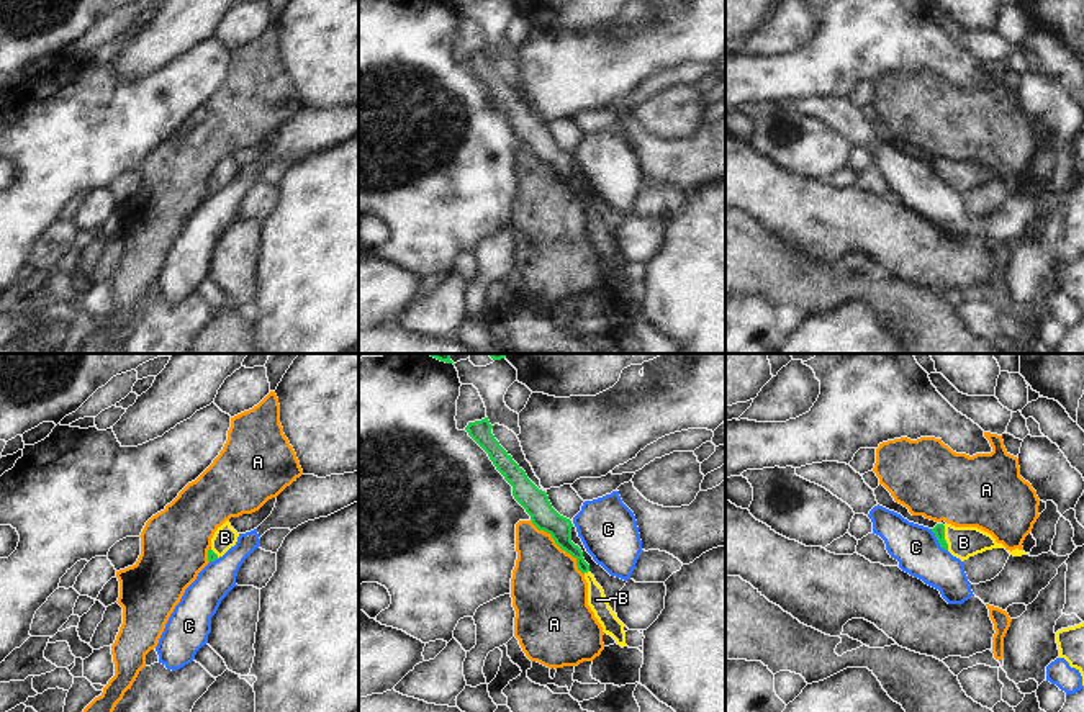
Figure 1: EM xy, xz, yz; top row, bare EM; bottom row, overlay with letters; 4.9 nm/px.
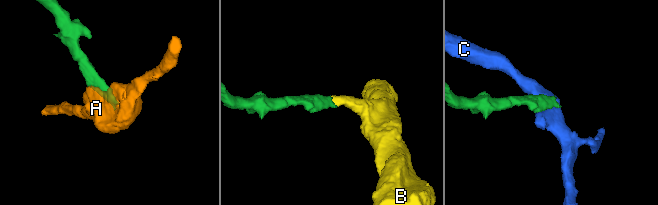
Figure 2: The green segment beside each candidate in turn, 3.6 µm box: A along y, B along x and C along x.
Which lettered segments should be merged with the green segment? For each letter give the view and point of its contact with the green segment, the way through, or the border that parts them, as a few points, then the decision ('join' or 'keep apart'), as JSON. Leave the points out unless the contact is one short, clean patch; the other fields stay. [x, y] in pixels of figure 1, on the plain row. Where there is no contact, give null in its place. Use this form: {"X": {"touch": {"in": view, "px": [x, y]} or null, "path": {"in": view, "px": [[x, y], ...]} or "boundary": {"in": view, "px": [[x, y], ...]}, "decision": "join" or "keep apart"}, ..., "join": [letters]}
{"A": {"touch": {"in": "xz", "px": [559, 179]}, "decision": "keep apart"}, "B": {"touch": {"in": "yz", "px": [943, 171]}, "path": {"in": "yz", "px": [[939, 162], [943, 171], [963, 175]]}, "decision": "join"}, "C": {"touch": {"in": "yz", "px": [937, 172]}, "decision": "keep apart"}, "join": ["B"]}

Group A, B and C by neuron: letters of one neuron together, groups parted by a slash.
A / B / C

